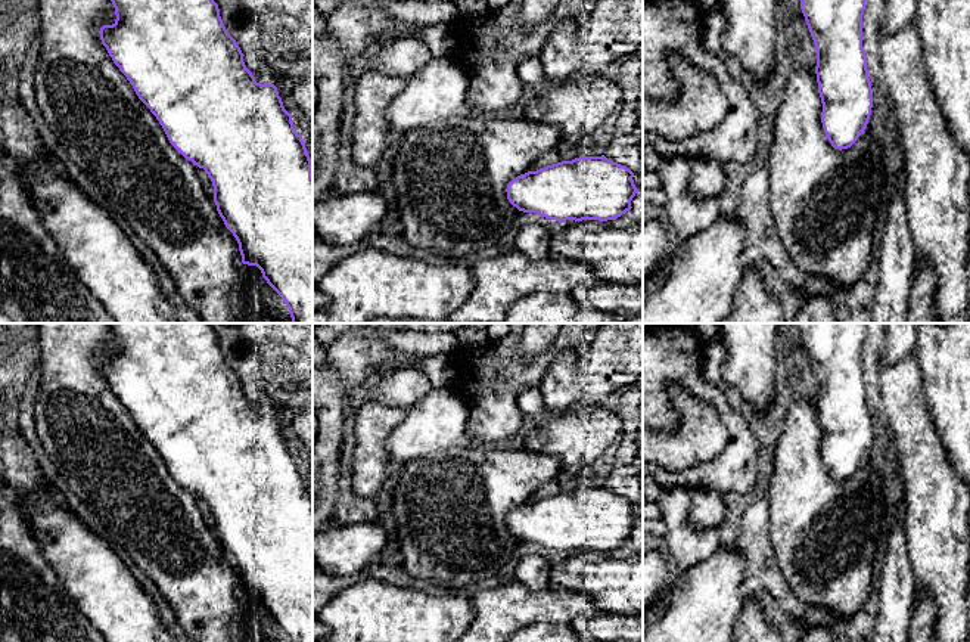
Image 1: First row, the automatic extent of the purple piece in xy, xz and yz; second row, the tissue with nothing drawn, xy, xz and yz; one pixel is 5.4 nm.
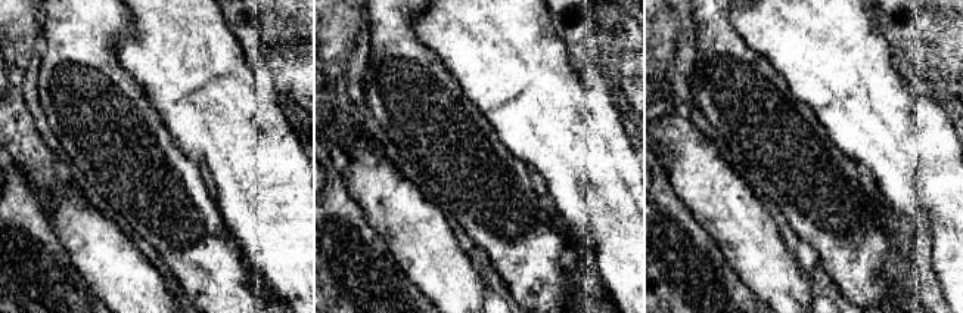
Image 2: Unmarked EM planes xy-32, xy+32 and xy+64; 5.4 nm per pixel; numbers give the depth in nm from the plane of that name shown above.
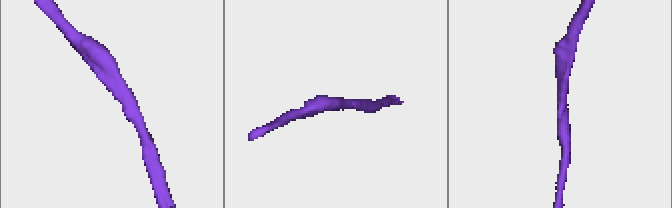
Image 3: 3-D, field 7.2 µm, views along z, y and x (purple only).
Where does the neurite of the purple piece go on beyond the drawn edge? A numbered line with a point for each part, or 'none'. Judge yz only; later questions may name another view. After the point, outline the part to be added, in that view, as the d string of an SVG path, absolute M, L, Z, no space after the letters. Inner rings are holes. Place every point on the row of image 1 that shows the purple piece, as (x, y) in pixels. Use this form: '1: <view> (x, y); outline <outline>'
none

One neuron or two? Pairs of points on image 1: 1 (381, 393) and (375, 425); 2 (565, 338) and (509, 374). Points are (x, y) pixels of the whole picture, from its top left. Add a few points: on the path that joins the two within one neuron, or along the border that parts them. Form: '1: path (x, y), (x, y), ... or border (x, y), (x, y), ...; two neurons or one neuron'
1: border (363, 397), (407, 409); two neurons
2: path (552, 351), (529, 374), (522, 374); one neuron

